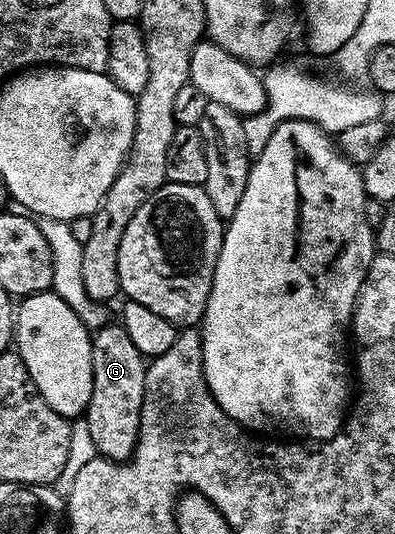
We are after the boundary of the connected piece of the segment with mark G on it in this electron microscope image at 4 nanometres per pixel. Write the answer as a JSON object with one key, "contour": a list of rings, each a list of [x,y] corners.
{"contour":[[[114,321],[108,322],[92,334],[91,352],[93,397],[89,397],[85,412],[89,434],[93,436],[95,450],[102,458],[111,459],[114,463],[125,463],[134,455],[139,440],[147,363],[137,345],[129,341],[129,333],[125,333],[125,329]]]}

